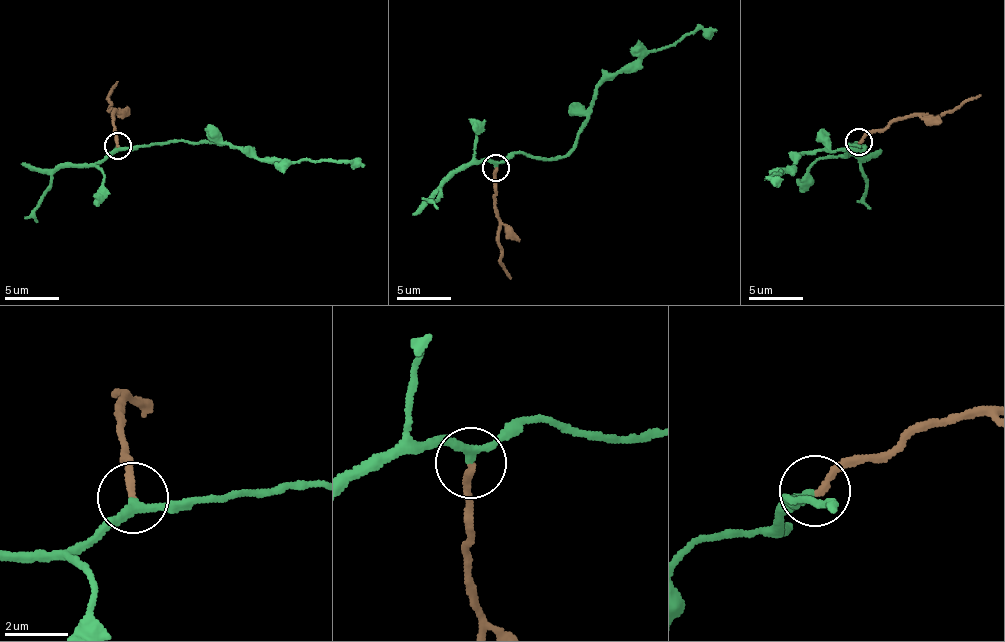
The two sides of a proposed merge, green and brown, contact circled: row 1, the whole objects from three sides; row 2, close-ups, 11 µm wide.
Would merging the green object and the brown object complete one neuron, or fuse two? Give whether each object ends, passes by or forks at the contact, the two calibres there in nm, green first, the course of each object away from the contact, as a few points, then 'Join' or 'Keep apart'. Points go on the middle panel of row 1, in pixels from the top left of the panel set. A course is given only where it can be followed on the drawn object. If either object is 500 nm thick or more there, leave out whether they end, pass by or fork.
At the ring green passes by. At the ring brown ends. Thickness 260 nm (green) against 220 nm. Course of green: (493, 168), (515, 154), (562, 157), (601, 83), (699, 28), (716, 31). Course of brown: (496, 168), (494, 191), (500, 263), (510, 279). Join

